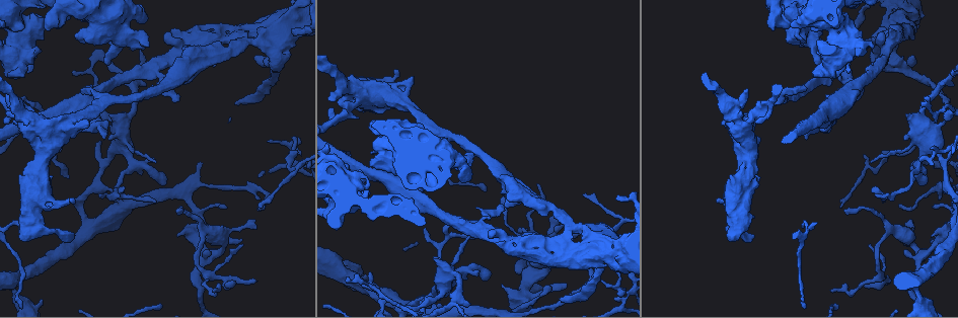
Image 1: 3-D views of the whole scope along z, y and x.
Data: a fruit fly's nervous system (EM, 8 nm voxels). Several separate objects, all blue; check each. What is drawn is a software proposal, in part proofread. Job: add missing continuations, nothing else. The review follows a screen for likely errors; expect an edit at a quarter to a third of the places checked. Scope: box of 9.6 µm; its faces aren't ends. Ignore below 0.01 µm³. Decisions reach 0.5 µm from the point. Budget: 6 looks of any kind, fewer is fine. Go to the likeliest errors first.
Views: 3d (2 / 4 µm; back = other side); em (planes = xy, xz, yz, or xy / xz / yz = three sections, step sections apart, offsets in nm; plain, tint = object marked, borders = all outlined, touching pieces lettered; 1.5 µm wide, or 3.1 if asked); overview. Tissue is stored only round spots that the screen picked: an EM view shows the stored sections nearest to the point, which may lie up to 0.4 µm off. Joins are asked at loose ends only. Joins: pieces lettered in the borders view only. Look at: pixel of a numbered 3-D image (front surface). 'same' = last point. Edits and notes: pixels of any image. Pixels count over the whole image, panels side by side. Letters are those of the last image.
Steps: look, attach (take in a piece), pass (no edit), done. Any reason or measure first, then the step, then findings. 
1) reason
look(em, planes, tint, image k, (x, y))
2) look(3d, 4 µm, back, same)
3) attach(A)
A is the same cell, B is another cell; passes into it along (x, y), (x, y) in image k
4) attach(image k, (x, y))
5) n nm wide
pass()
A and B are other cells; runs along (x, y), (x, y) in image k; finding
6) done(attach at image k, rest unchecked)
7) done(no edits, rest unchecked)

an open end
look(em, xz, step 8, borders, image 1, (176, 210))

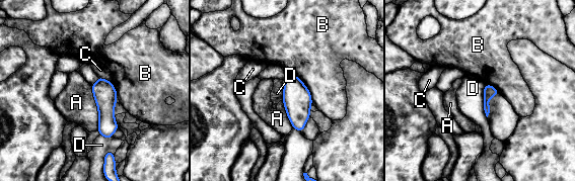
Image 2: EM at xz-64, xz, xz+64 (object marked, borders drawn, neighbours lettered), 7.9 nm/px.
another direction
look(em, planes, borders, same)

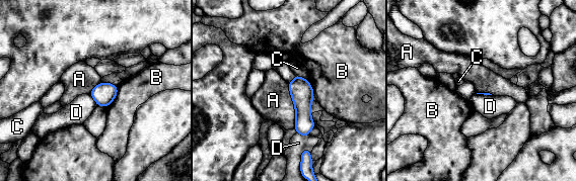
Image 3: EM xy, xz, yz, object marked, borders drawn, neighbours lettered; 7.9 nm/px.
A touches over 380 nm
pass()
A, B, C and D are other cells; none of them fits

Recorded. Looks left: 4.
free end
look(em, xz, step 8, borders, image 1, (413, 78))

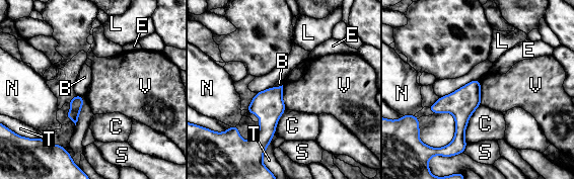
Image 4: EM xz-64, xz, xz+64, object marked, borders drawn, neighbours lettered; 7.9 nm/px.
180 nm wide
pass()
B, C, E, L, N, S, T and V are other cells; border along (282, 85), (282, 101), (286, 109) in image 4; none of them fits

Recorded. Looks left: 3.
free end
look(em, xz, step 4, borders, image 1, (870, 162))

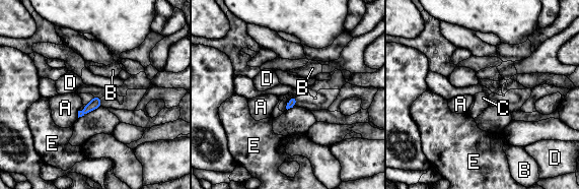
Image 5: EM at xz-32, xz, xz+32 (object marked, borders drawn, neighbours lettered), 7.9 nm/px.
70 nm wide
pass()
A, B, C, D and E are other cells; border along (292, 96), (287, 103), (286, 109) in image 5; no lettered piece goes on from it

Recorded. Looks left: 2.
done(no edits, rest unchecked)

